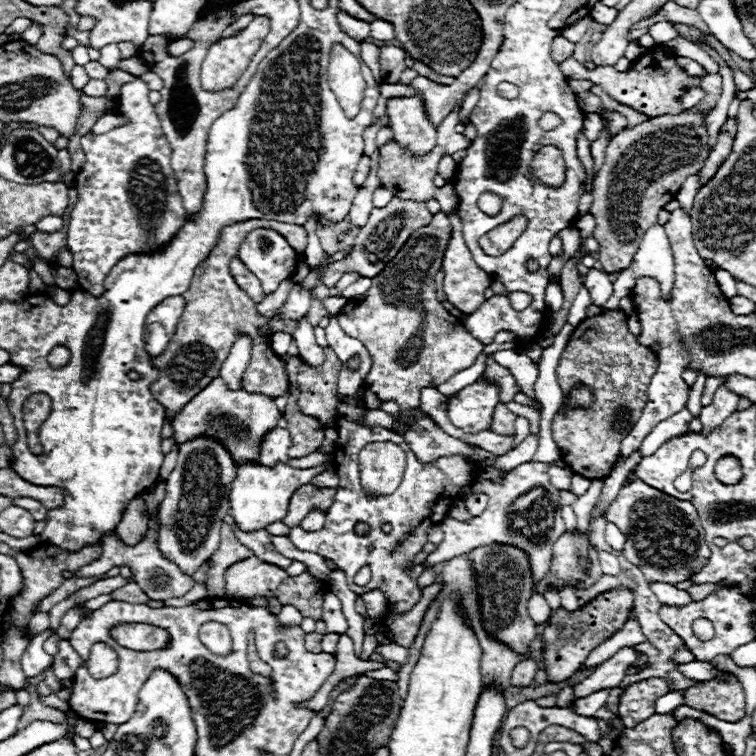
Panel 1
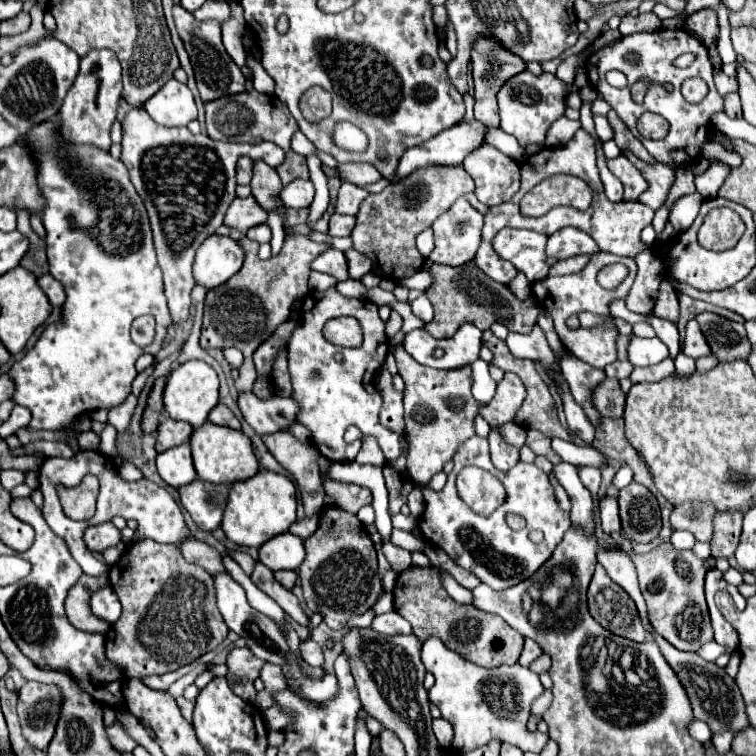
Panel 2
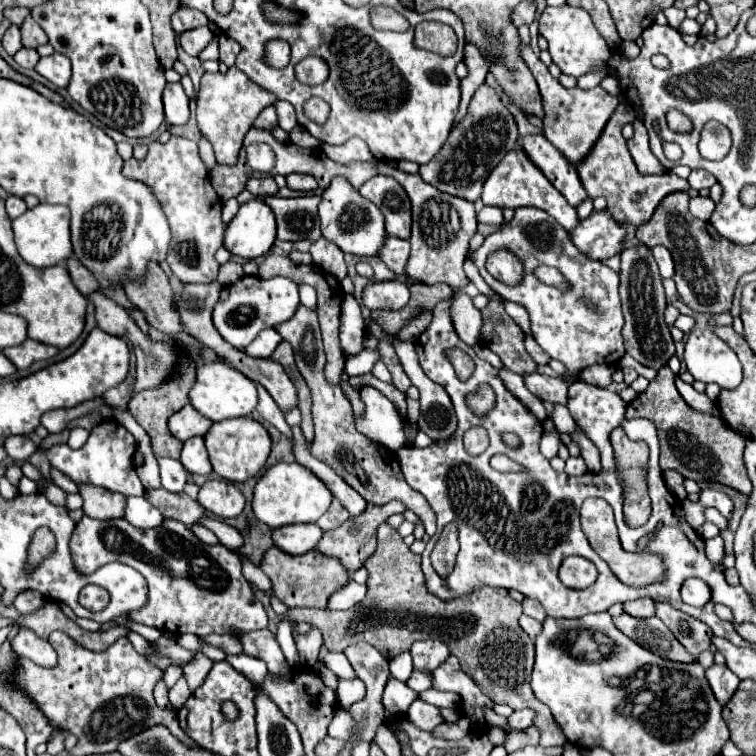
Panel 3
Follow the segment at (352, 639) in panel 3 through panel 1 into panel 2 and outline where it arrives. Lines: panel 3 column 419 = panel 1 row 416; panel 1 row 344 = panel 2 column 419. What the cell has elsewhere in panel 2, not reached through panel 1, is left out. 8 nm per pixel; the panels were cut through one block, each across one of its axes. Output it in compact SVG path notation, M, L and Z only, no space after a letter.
M410 566L398 574L398 580L394 586L394 610L410 622L414 636L420 642L426 642L426 638L436 636L452 652L460 652L464 660L474 662L482 668L516 664L522 652L524 638L514 628L504 624L500 616L482 612L474 606L464 606L454 602L438 578L440 572L442 568L436 568L436 566L424 566L424 568Z

